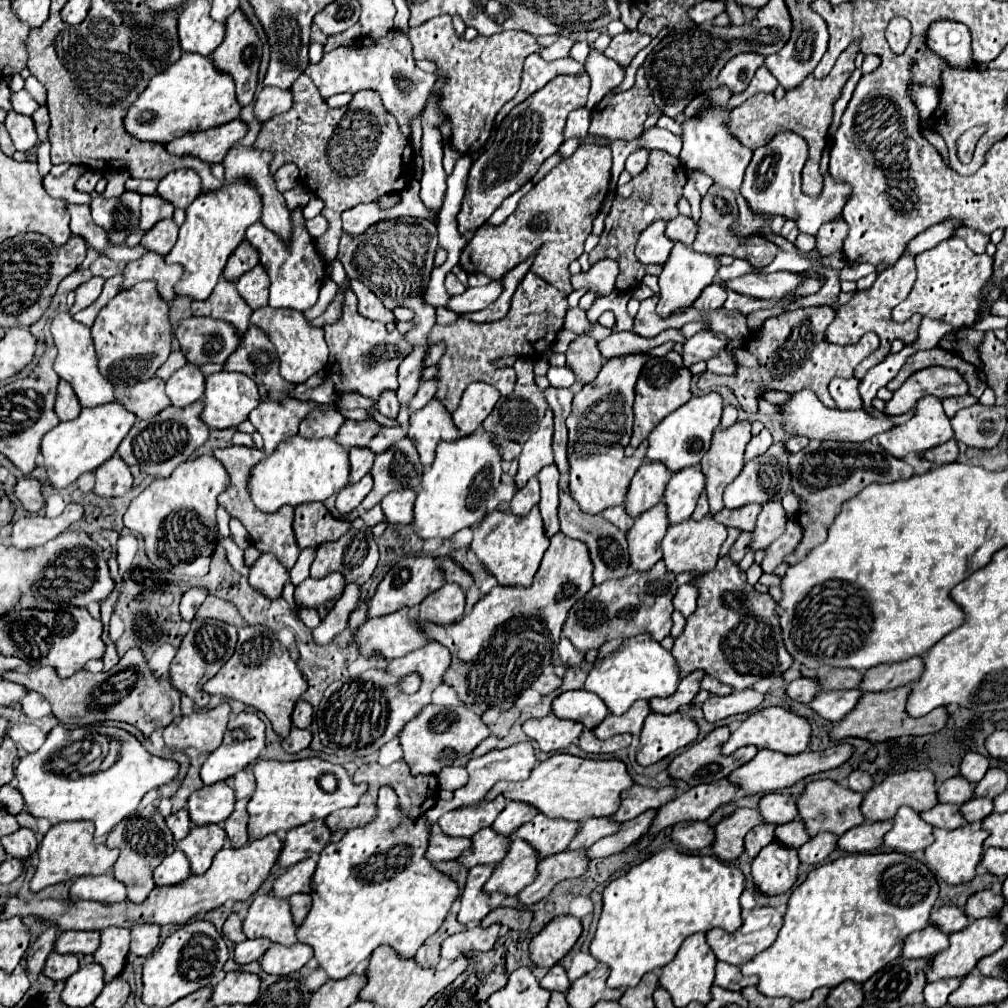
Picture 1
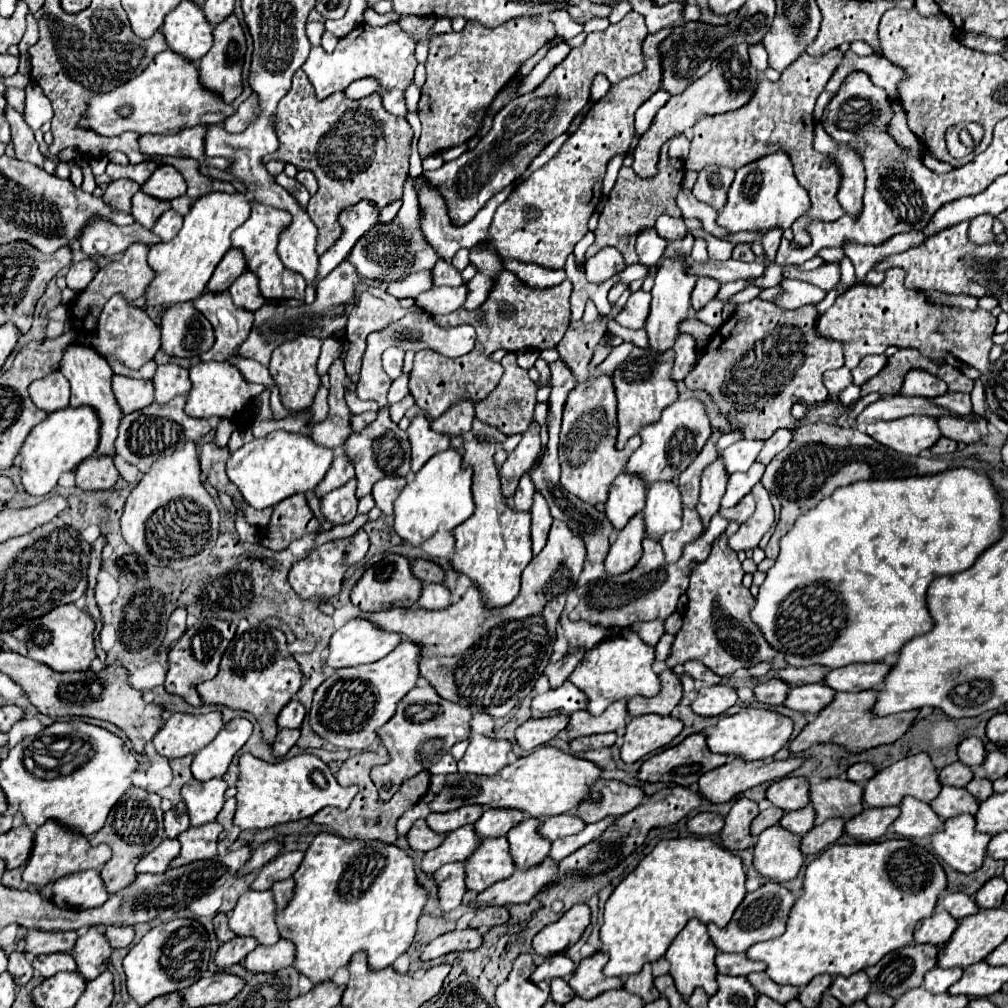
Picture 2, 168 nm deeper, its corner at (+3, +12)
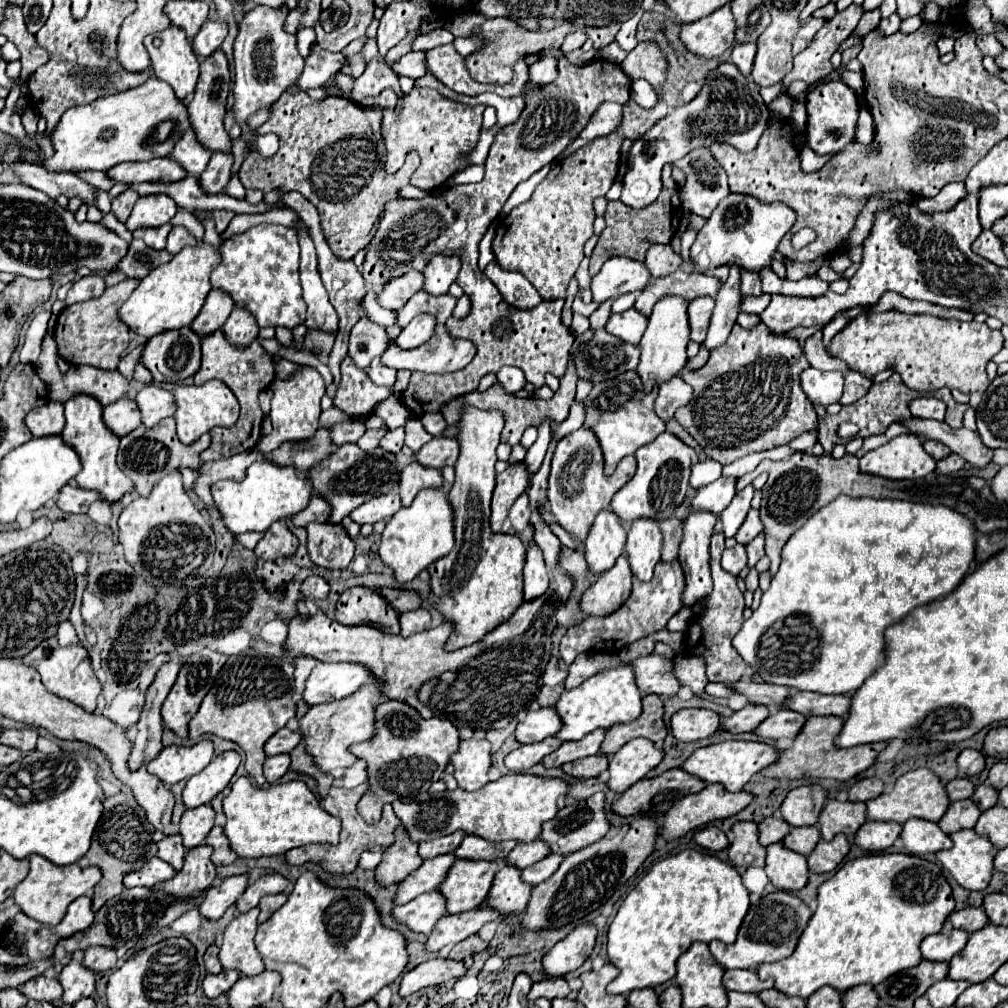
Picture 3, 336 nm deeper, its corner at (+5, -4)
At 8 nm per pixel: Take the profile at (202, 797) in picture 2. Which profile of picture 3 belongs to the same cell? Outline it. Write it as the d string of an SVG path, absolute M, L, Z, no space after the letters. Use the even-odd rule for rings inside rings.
M210 804L186 810L180 822L180 834L184 838L184 846L194 848L204 844L204 838L212 828L214 828L214 810Z

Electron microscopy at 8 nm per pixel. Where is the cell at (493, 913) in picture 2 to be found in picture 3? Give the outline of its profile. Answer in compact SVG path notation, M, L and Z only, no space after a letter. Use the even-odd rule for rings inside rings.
M474 934L474 936L468 936L466 940L458 942L458 944L450 950L448 958L464 960L466 956L472 956L472 954L476 954L476 952L480 952L480 950L486 950L486 948L488 948L488 942L484 942L478 934Z

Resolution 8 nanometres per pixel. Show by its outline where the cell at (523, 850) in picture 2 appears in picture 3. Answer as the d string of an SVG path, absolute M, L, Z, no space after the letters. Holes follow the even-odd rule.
M502 864L492 884L492 892L488 894L488 900L484 900L484 904L504 912L506 916L518 914L518 912L524 912L524 908L528 906L532 888L534 888L532 884L522 880L520 868L512 864Z

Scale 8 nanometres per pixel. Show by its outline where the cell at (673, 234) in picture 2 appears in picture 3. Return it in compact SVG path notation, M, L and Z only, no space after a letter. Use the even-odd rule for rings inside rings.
M652 244L650 250L646 252L644 262L648 264L650 274L654 278L660 278L660 276L668 276L676 272L682 264L682 256L676 254L670 244Z

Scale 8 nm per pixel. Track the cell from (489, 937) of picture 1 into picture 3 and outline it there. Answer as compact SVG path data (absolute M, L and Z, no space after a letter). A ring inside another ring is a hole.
M432 958L404 974L402 984L400 984L400 996L410 996L422 988L444 984L444 982L448 982L452 978L460 978L464 974L466 974L466 964L462 960Z

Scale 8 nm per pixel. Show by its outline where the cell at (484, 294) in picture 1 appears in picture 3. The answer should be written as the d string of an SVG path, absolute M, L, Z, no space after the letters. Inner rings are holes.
M420 314L416 316L404 330L402 334L396 338L396 344L404 350L408 348L416 348L420 344L424 344L428 338L434 336L434 330L436 330L436 316L430 316L430 314Z

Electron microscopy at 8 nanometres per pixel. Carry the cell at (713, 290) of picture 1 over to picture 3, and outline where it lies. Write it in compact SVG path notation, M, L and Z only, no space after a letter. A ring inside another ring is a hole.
M702 296L690 302L688 306L688 320L690 320L690 338L696 342L704 342L706 338L706 330L708 330L708 322L714 310L714 298L710 296Z

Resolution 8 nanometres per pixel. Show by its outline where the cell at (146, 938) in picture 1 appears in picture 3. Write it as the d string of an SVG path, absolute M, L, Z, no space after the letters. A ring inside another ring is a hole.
M96 946L96 948L88 948L84 952L84 966L102 972L102 970L112 970L118 962L116 950L112 948L104 948L104 946Z

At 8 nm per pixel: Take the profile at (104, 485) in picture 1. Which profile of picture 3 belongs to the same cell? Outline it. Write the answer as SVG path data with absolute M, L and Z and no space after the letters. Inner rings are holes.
M66 484L58 498L56 498L56 504L64 510L64 512L70 512L70 514L84 514L88 512L88 506L98 500L98 492L96 490L84 490L84 488L78 488L76 484Z

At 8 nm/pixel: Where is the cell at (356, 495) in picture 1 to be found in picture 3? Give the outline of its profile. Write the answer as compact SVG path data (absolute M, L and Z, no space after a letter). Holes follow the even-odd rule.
M312 522L308 530L308 554L312 562L328 570L342 570L354 556L354 540L342 524Z

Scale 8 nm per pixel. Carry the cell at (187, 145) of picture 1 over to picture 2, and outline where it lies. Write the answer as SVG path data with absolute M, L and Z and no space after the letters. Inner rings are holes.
M206 126L186 128L176 134L146 134L140 136L140 152L144 156L182 156L182 158L204 158L204 132Z

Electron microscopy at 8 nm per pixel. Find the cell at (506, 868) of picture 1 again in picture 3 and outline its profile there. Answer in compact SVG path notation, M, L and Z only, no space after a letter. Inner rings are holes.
M458 858L450 868L444 884L440 886L448 900L448 914L478 908L486 900L498 870L498 862Z

